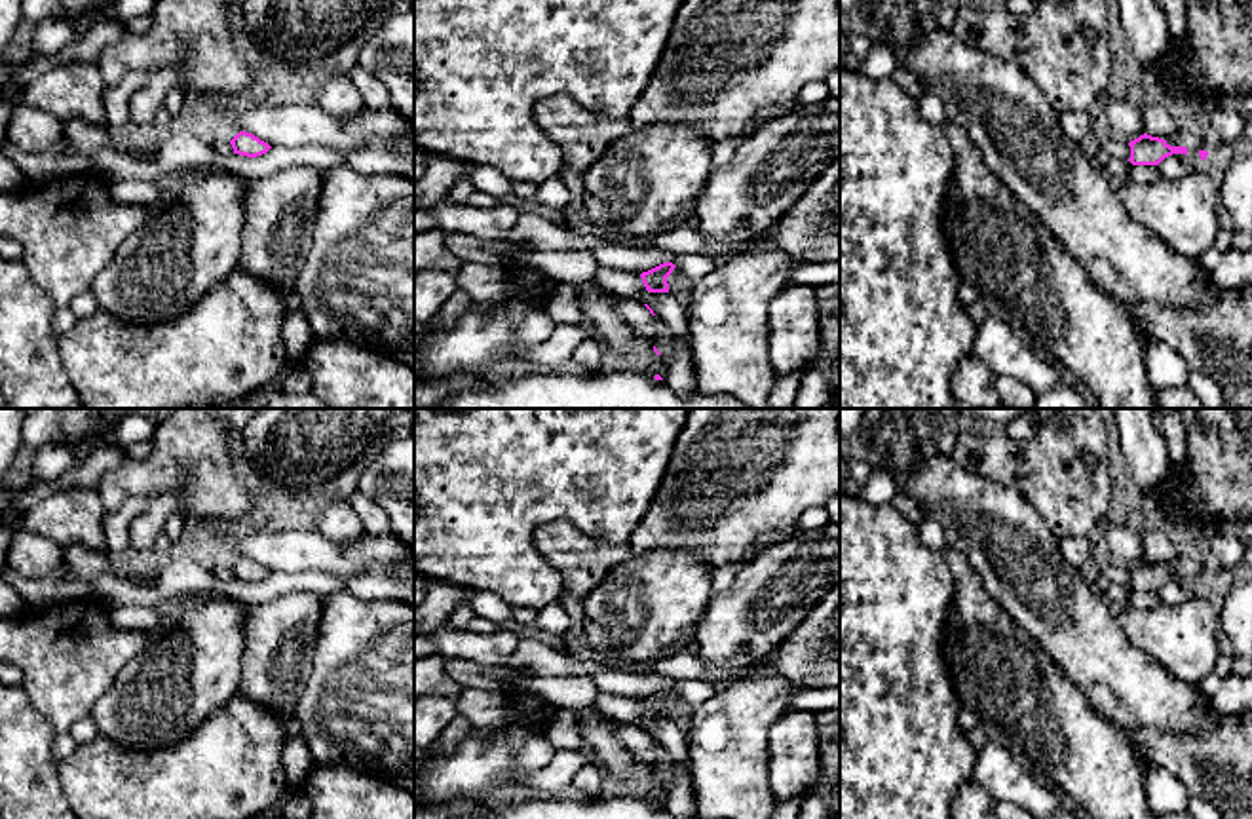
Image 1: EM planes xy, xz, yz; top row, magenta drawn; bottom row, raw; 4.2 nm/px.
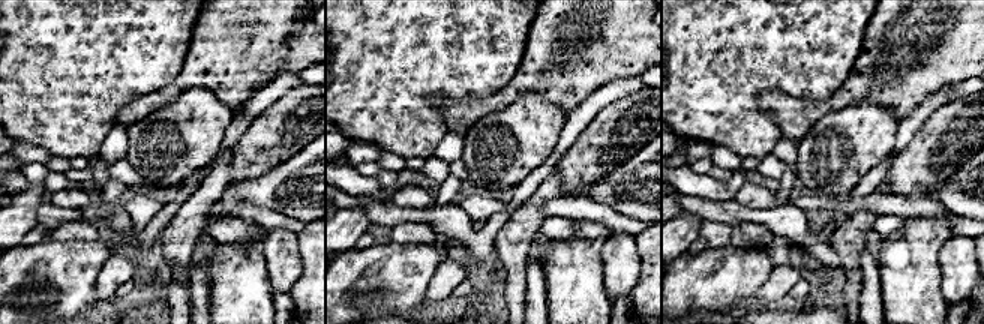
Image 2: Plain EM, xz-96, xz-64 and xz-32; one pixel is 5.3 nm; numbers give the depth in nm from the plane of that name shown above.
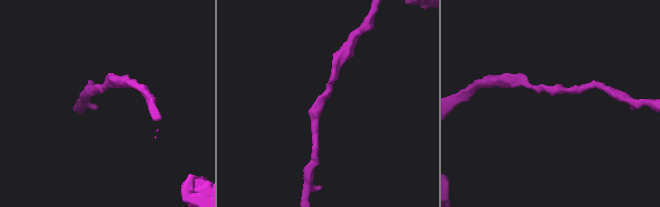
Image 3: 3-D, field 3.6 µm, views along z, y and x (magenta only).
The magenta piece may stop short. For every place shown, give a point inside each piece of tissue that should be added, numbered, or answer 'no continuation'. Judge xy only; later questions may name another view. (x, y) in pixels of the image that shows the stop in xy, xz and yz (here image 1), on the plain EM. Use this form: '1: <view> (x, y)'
no continuation

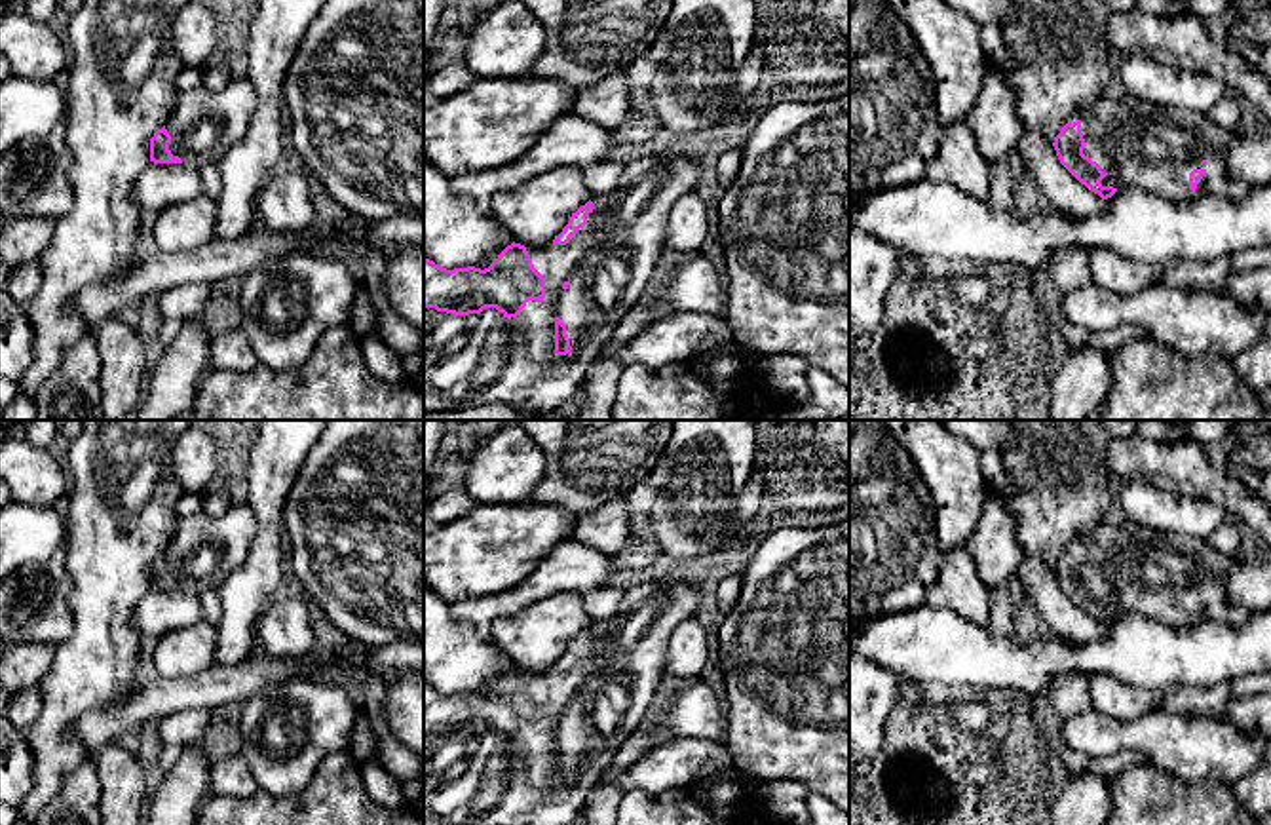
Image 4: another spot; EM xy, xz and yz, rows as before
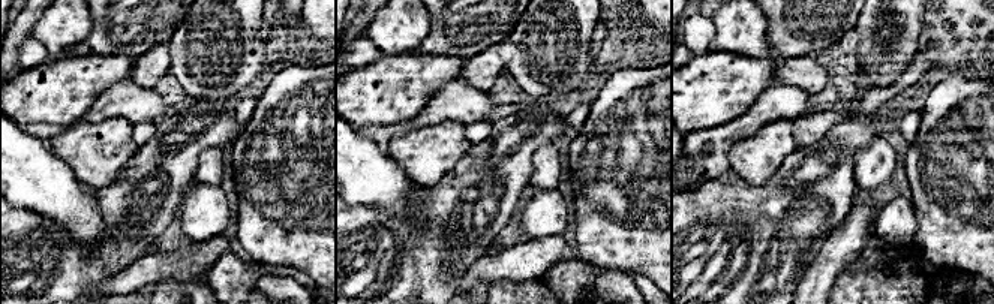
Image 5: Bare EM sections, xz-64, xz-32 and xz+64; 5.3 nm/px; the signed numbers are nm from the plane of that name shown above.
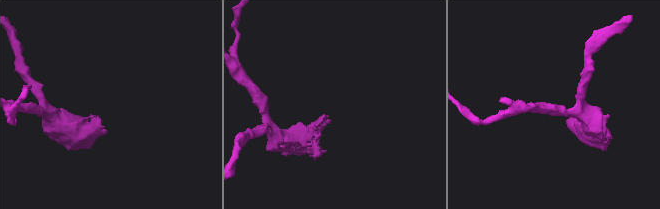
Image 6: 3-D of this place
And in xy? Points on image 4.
1: xy (204, 552)

